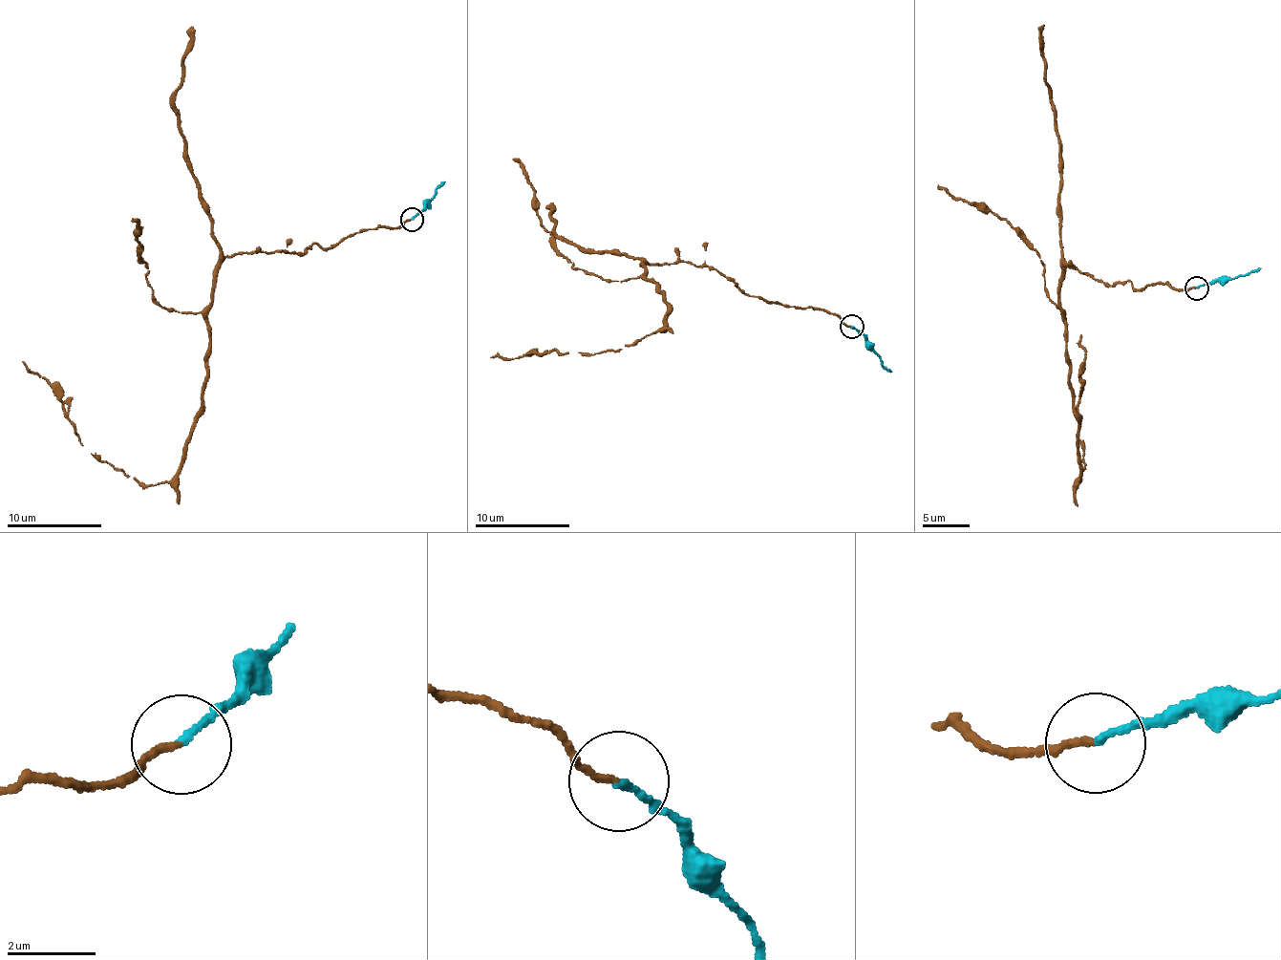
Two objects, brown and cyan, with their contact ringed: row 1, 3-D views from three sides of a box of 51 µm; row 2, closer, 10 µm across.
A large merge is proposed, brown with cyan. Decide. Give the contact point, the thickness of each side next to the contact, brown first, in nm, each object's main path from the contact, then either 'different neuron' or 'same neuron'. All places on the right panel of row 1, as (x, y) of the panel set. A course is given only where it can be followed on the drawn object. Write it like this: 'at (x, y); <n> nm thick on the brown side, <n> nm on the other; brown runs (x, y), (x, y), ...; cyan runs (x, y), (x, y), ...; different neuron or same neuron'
at (1197, 288); 140 nm thick on the brown side, 160 nm on the other; brown runs (1197, 288), (1159, 281), (1139, 288), (1072, 264), (1063, 270), (1077, 481), (1084, 466), (1081, 335); cyan runs (1197, 288), (1260, 269); same neuron

